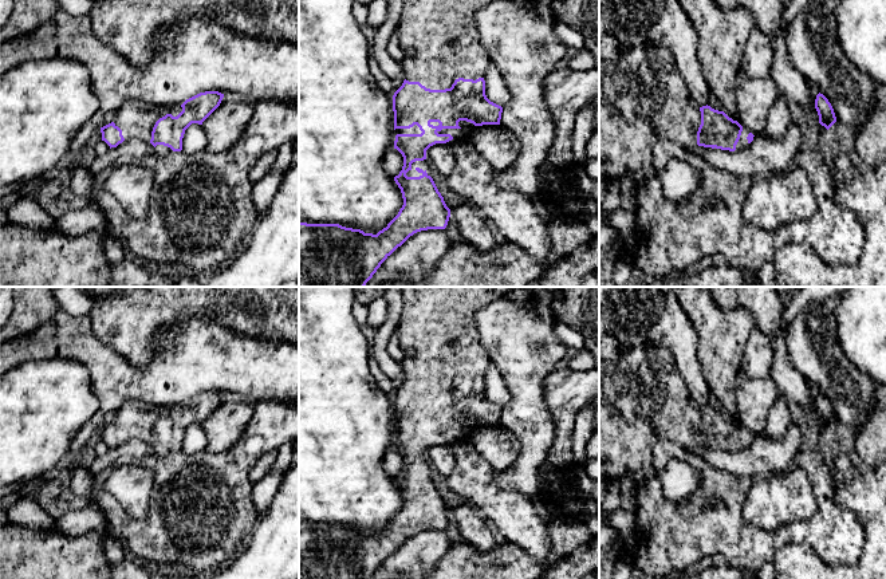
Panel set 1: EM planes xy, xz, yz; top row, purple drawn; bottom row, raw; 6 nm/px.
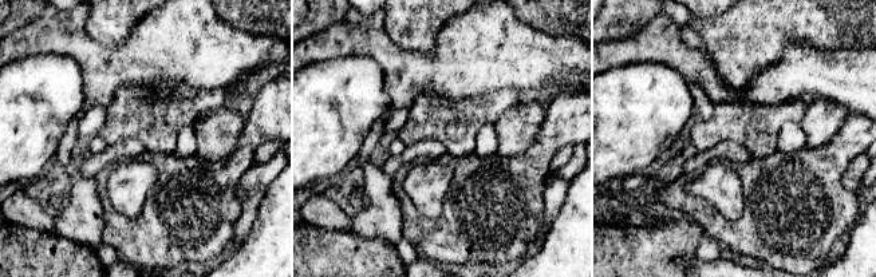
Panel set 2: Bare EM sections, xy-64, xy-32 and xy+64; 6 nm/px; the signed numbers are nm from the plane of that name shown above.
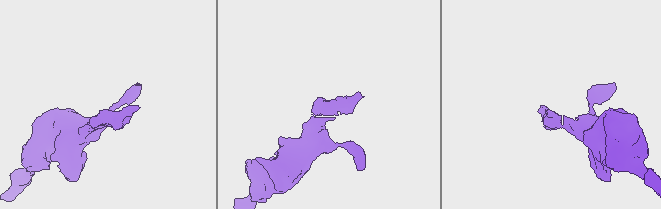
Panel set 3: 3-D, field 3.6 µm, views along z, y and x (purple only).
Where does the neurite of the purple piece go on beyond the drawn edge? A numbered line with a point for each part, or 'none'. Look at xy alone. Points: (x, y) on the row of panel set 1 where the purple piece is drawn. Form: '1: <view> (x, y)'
1: xy (136, 118)

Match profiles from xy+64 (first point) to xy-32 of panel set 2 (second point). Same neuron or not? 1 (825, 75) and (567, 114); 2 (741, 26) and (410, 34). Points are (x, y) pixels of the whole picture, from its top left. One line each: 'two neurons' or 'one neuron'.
1: two neurons
2: one neuron

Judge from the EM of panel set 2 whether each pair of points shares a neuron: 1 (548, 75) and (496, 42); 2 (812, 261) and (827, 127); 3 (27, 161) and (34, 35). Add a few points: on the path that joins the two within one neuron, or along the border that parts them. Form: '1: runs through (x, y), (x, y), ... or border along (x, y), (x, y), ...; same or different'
1: runs through (535, 62), (509, 55); same
2: border along (845, 118), (827, 142), (816, 147), (805, 146); different
3: border along (63, 54), (35, 54), (14, 62); different

